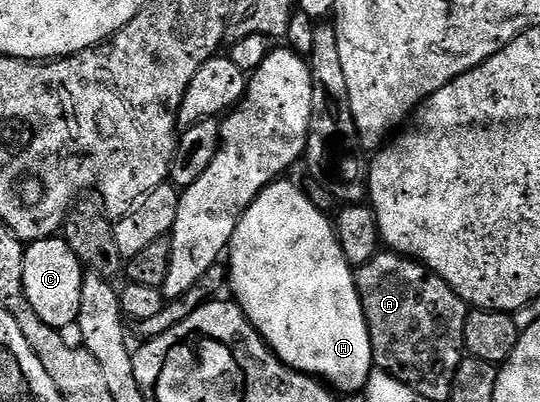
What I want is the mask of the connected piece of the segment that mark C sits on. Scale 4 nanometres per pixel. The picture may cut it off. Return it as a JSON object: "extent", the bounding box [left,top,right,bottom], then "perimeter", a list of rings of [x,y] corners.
{"extent":[25,236,85,330],"perimeter":[[[61,236],[30,243],[25,249],[25,296],[29,296],[33,312],[37,312],[37,316],[41,316],[41,320],[55,330],[65,328],[65,324],[78,322],[84,273],[85,267]]]}

